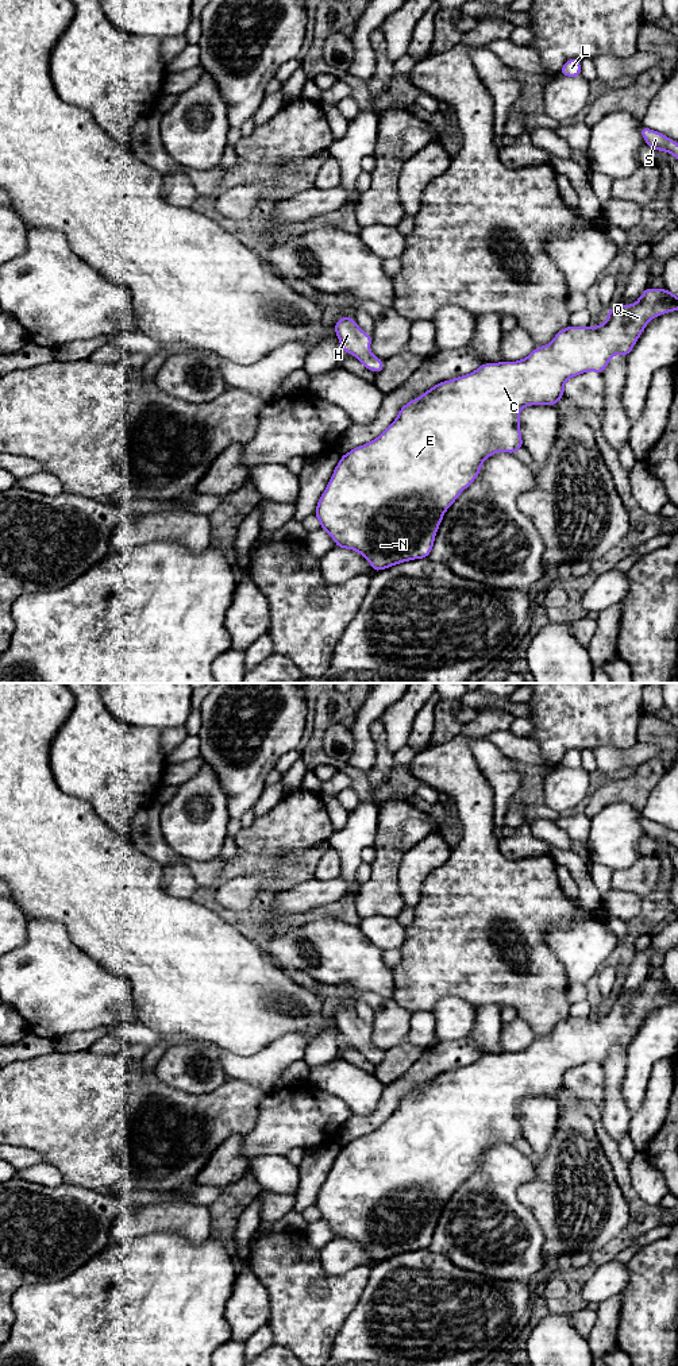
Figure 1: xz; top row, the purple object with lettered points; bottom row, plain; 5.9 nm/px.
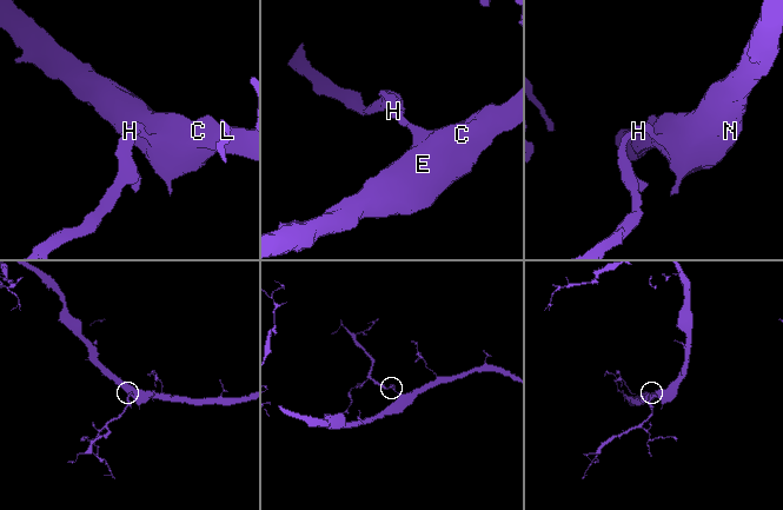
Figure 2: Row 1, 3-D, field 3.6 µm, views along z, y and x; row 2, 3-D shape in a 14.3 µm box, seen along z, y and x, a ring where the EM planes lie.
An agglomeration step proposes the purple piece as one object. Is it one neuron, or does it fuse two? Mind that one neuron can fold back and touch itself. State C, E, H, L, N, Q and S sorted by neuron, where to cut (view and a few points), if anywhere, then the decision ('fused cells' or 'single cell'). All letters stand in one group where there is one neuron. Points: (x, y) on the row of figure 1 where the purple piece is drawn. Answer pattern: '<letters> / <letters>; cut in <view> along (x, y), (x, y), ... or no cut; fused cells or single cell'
C E H L N Q S; no cut; single cell

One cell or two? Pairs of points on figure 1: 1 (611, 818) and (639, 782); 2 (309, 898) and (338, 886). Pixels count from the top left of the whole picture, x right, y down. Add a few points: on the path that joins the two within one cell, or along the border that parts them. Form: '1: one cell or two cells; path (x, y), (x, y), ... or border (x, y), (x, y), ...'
1: two cells; border (639, 810), (616, 802), (593, 815)
2: one cell; path (316, 892), (331, 891)

